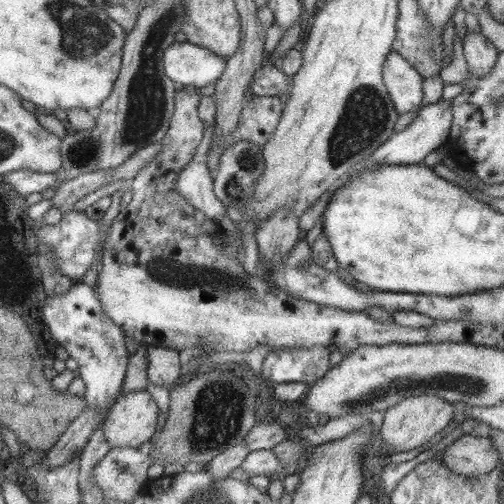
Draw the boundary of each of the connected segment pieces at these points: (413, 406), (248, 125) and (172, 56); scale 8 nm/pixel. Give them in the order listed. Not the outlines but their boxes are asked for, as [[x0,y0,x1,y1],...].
[[380,394,457,456],[229,96,282,146],[162,41,225,89]]

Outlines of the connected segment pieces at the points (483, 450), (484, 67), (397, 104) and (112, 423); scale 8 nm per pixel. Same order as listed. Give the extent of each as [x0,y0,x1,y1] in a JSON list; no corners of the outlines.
[[441,433,500,477],[462,32,498,78],[382,50,422,116],[104,389,159,449]]

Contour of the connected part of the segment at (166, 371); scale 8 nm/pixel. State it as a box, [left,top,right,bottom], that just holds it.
[147,345,181,388]

